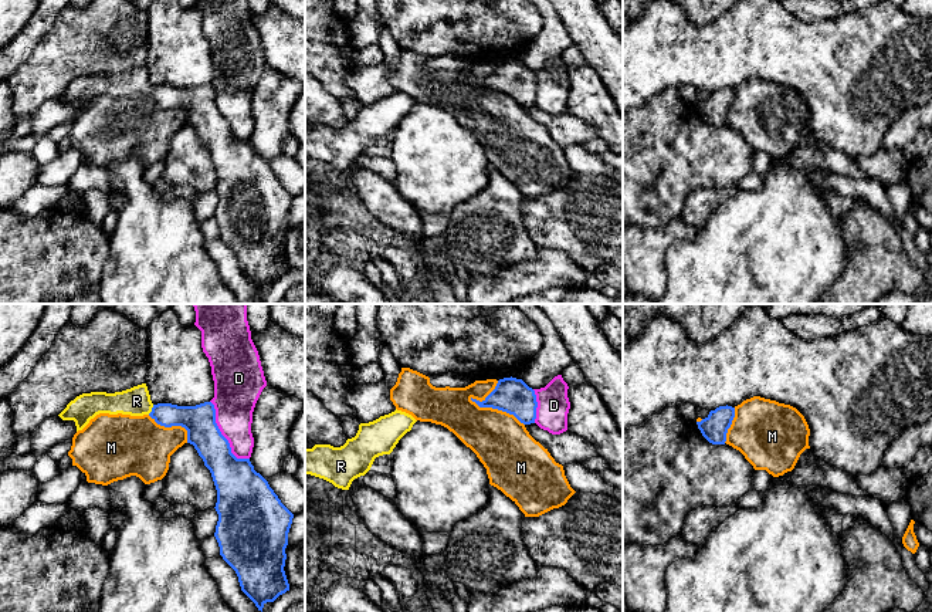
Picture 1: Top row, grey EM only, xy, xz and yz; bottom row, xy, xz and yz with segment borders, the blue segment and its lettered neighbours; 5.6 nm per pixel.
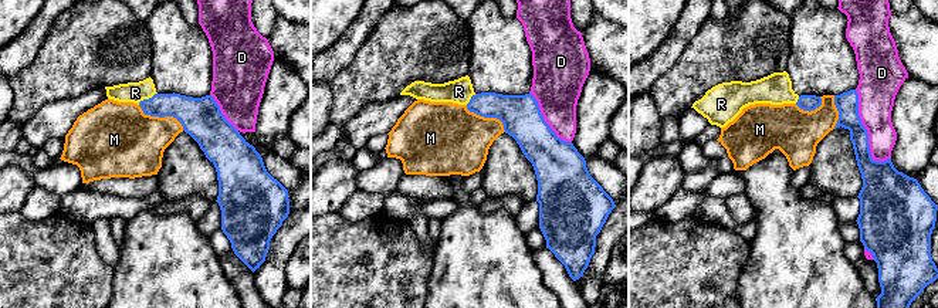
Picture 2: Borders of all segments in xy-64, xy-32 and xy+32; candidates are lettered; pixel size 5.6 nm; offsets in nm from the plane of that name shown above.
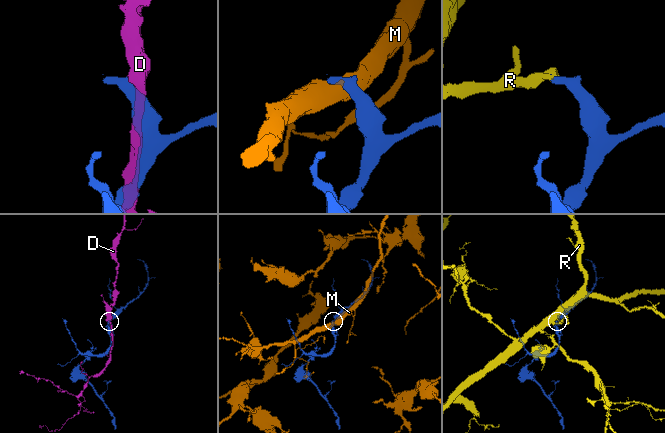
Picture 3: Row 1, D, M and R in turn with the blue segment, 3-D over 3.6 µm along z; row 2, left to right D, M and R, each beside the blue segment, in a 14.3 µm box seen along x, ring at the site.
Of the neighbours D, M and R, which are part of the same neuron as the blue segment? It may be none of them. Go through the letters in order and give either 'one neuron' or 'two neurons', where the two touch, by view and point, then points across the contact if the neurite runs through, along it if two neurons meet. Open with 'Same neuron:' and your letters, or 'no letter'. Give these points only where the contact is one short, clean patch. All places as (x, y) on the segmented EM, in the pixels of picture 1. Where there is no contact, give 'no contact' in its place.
Same neuron: R
D: two neurons | xy (222, 435)
M: two neurons | xz (497, 408)
R: one neuron | xy (152, 409) | across xy (195, 419), (165, 415), (152, 409), (136, 401)

